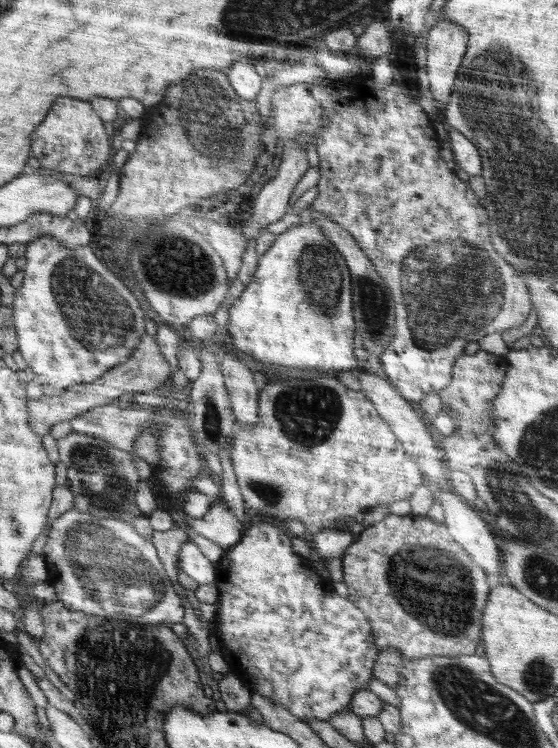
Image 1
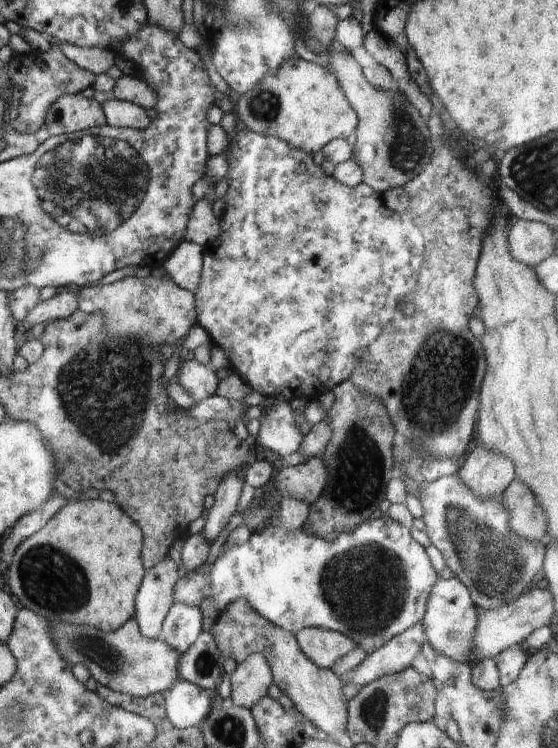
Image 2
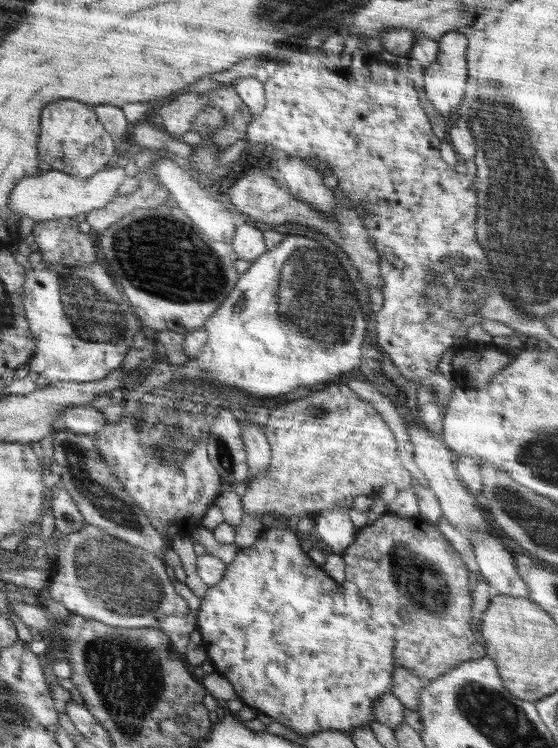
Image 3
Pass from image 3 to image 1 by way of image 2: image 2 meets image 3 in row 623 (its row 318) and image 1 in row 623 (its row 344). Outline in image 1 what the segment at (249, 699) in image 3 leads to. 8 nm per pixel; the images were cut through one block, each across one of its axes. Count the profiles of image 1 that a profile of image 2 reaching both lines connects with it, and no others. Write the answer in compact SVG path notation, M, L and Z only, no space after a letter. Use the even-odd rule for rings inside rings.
M258 523L244 530L242 538L234 545L220 552L214 559L216 565L215 584L218 588L217 600L217 616L214 618L216 631L214 637L220 644L220 649L225 654L230 672L236 675L247 686L252 693L264 695L267 699L273 700L277 705L283 706L290 711L292 716L296 716L302 722L310 722L310 720L328 721L332 716L336 716L337 712L348 711L351 703L352 695L359 690L366 690L369 686L369 680L373 678L373 666L376 662L378 653L380 652L377 644L374 642L373 632L370 632L370 624L364 618L364 614L348 600L338 596L336 592L332 592L330 582L322 580L322 576L318 576L312 568L310 568L309 559L300 558L292 549L290 543L290 534L282 531L280 528L264 523ZM238 658L270 658L270 660L238 660Z

